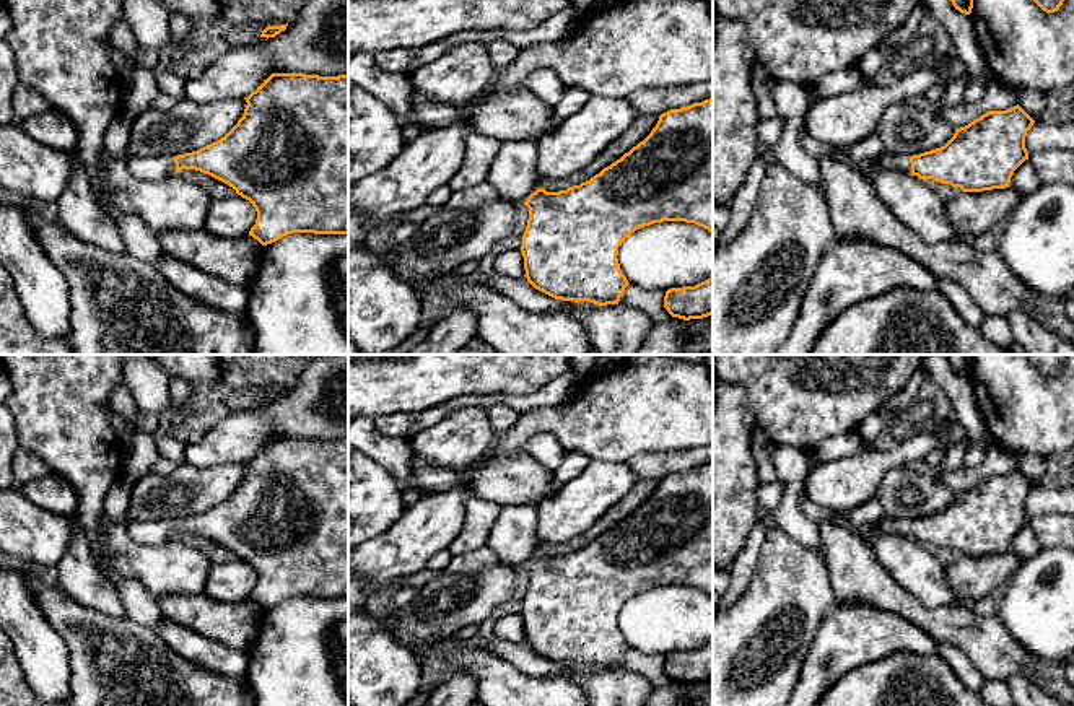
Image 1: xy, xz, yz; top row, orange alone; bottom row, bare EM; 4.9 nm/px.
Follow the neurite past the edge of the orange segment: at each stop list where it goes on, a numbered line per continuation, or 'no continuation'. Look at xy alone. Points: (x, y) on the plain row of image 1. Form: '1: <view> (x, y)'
1: xy (157, 532)

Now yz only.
1: yz (900, 527)

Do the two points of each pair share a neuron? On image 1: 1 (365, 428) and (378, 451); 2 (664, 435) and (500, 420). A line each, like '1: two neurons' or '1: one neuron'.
1: one neuron
2: two neurons

